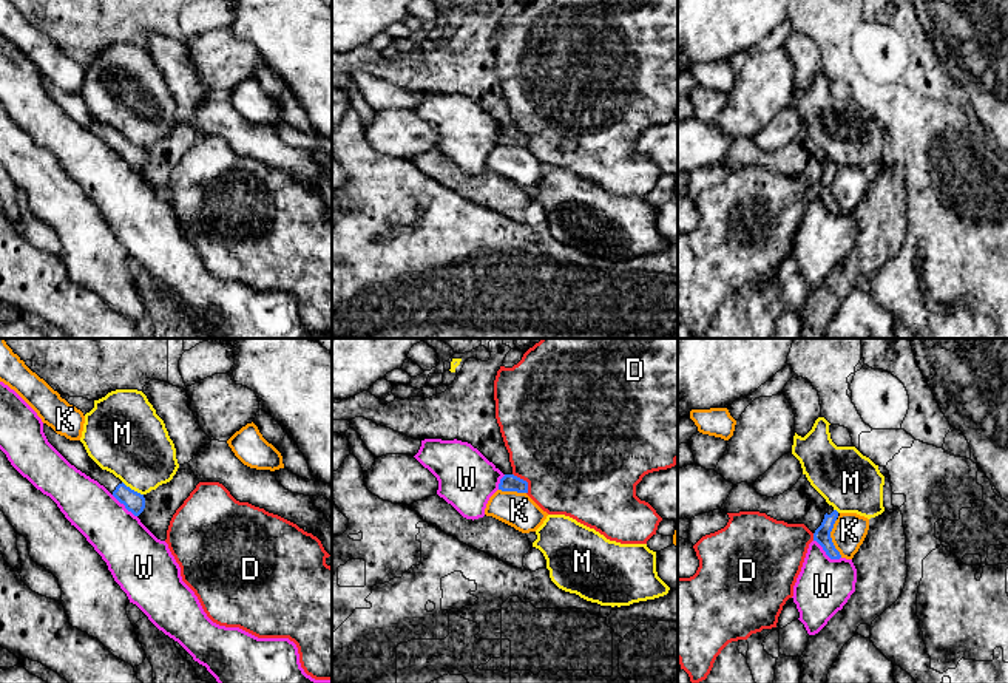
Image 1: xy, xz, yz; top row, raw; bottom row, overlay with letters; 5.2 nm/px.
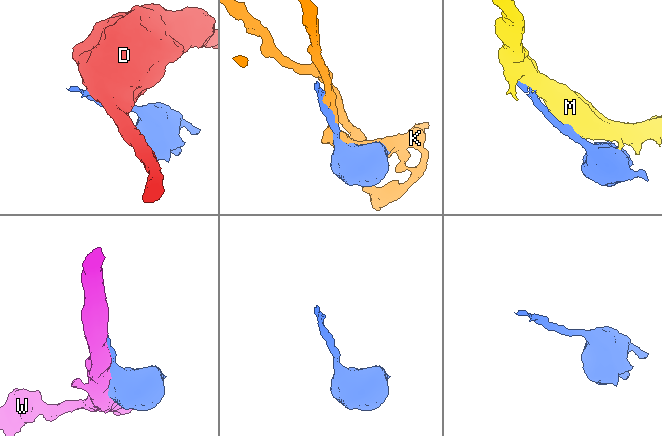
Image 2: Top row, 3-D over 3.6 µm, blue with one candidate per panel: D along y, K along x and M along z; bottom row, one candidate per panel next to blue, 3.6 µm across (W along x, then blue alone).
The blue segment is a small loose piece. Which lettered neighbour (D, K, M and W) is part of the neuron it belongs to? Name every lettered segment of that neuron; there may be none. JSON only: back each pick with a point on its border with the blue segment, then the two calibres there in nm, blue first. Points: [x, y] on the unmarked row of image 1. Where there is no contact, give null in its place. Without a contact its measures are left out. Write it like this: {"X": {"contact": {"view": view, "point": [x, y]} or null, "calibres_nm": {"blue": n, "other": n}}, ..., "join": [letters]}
{"join": []}

